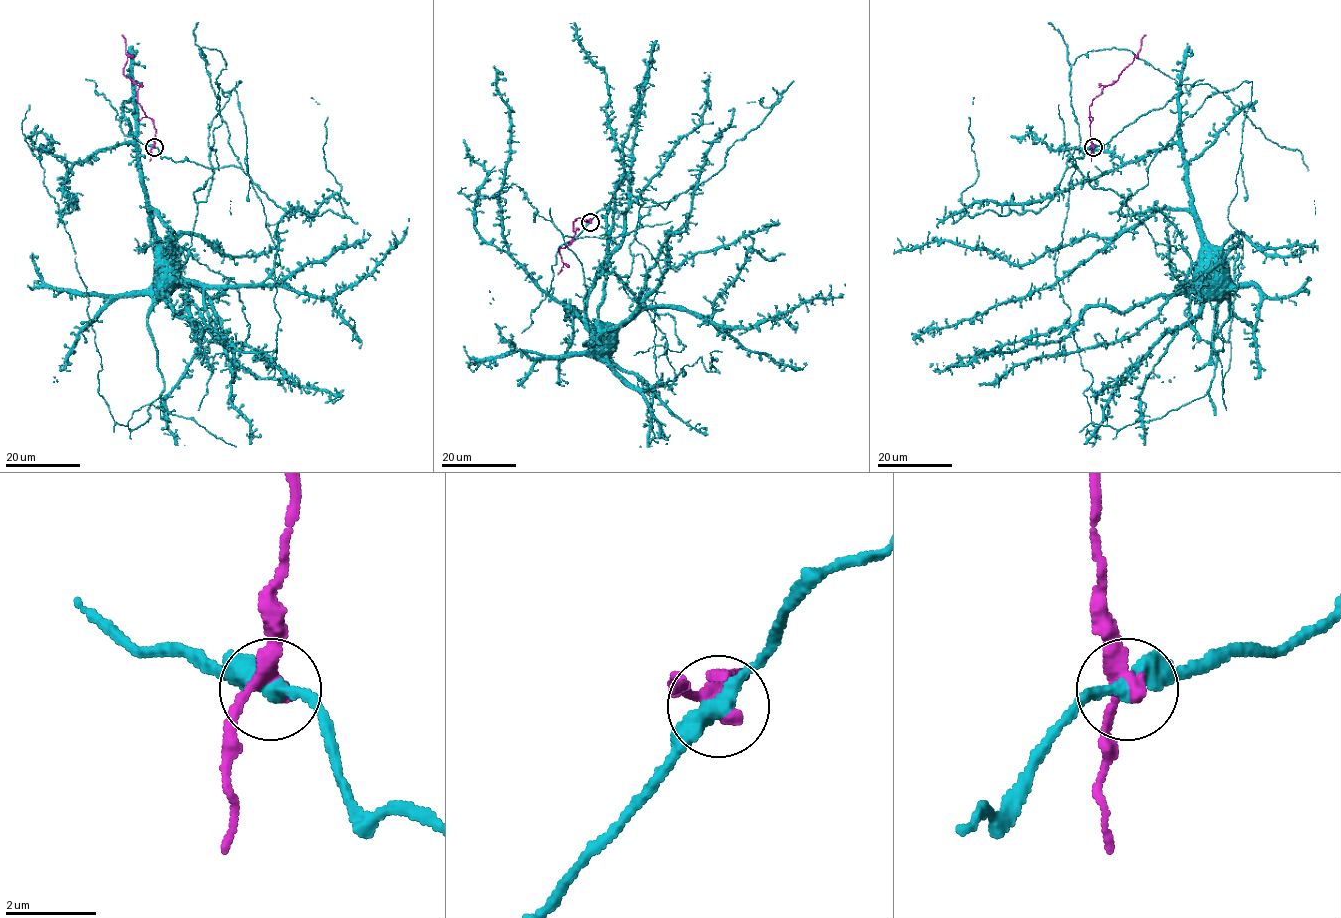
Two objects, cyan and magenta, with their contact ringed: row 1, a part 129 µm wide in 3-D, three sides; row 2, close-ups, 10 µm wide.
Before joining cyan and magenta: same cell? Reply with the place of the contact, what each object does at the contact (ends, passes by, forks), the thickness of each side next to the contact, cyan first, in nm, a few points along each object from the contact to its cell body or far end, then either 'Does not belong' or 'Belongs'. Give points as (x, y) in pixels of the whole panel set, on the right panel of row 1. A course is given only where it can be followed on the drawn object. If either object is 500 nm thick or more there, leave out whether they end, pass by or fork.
Place: (1093, 147). At the ring cyan passes by. At the ring magenta passes by. Thickness 400 nm (cyan) against 340 nm. Course of cyan: (1093, 147), (1069, 160), (1092, 186), (1126, 200), (1156, 253), (1185, 274), (1179, 286), (1200, 266). Course of magenta: (1092, 147), (1089, 106), (1133, 61), (1145, 34). Does not belong

